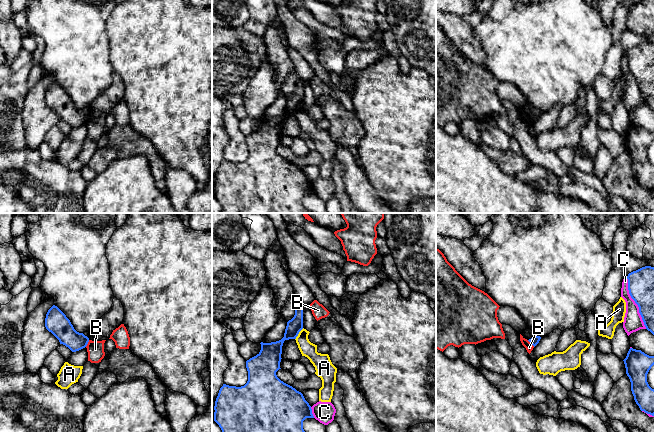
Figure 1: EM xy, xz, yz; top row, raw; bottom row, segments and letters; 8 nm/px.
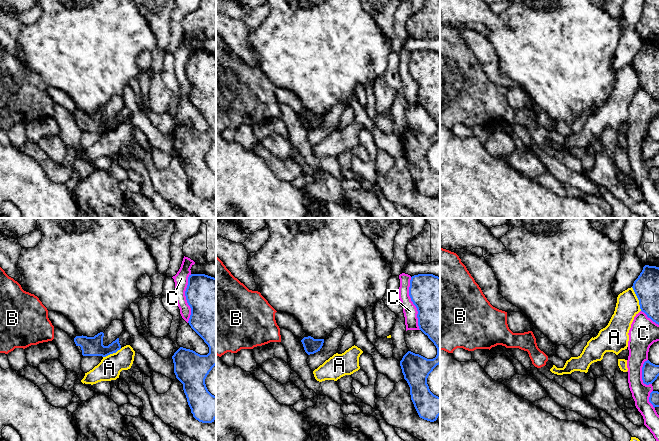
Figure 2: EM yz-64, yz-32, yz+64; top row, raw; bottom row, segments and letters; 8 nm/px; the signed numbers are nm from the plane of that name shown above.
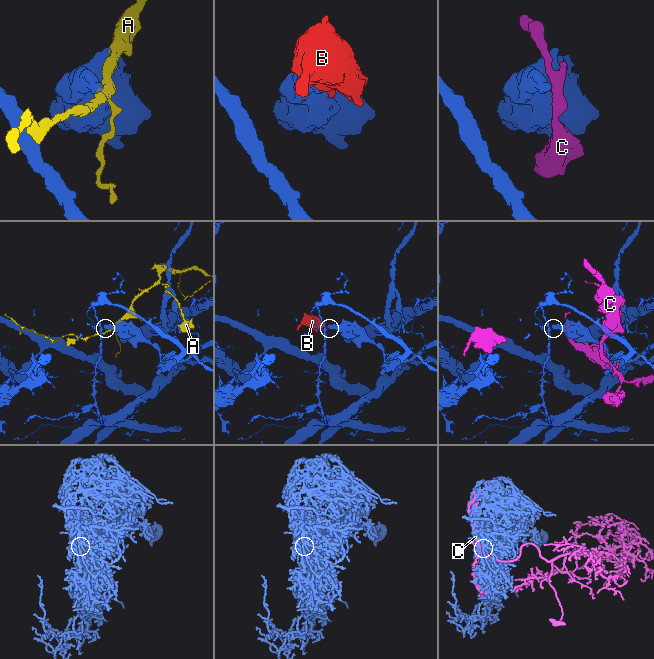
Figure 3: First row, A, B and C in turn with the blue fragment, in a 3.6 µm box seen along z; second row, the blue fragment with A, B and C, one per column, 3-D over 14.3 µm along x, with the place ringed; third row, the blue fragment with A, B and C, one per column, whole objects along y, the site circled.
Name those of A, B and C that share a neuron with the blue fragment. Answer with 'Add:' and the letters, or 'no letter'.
Add: no letter

